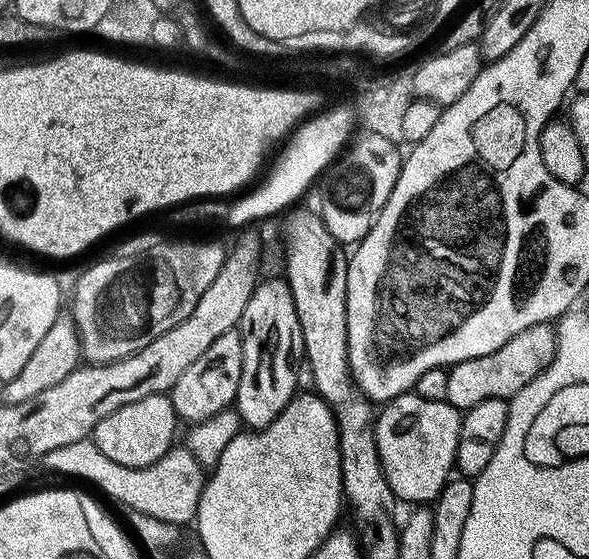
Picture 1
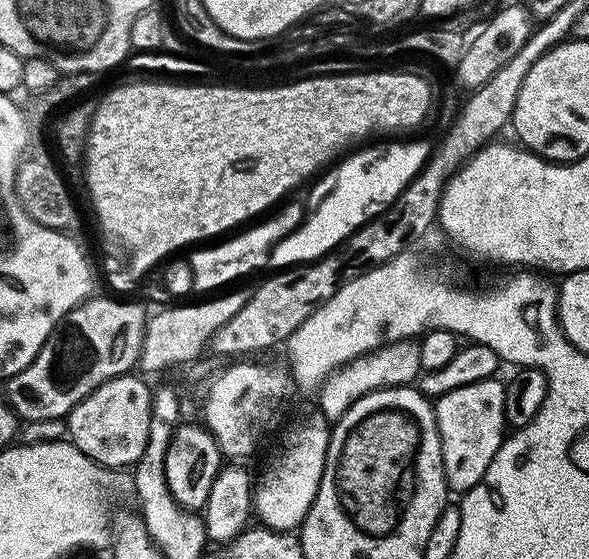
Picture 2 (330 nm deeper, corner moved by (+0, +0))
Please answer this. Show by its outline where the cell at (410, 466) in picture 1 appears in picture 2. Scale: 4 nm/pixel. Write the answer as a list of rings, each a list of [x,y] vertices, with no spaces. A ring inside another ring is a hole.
[[[500,378],[470,382],[470,386],[462,386],[458,390],[450,390],[450,394],[435,397],[436,425],[442,442],[442,462],[449,489],[453,493],[463,494],[469,492],[484,478],[486,470],[490,470],[490,462],[494,462],[494,454],[503,446],[506,439],[506,425],[504,411],[506,410],[505,381]]]

